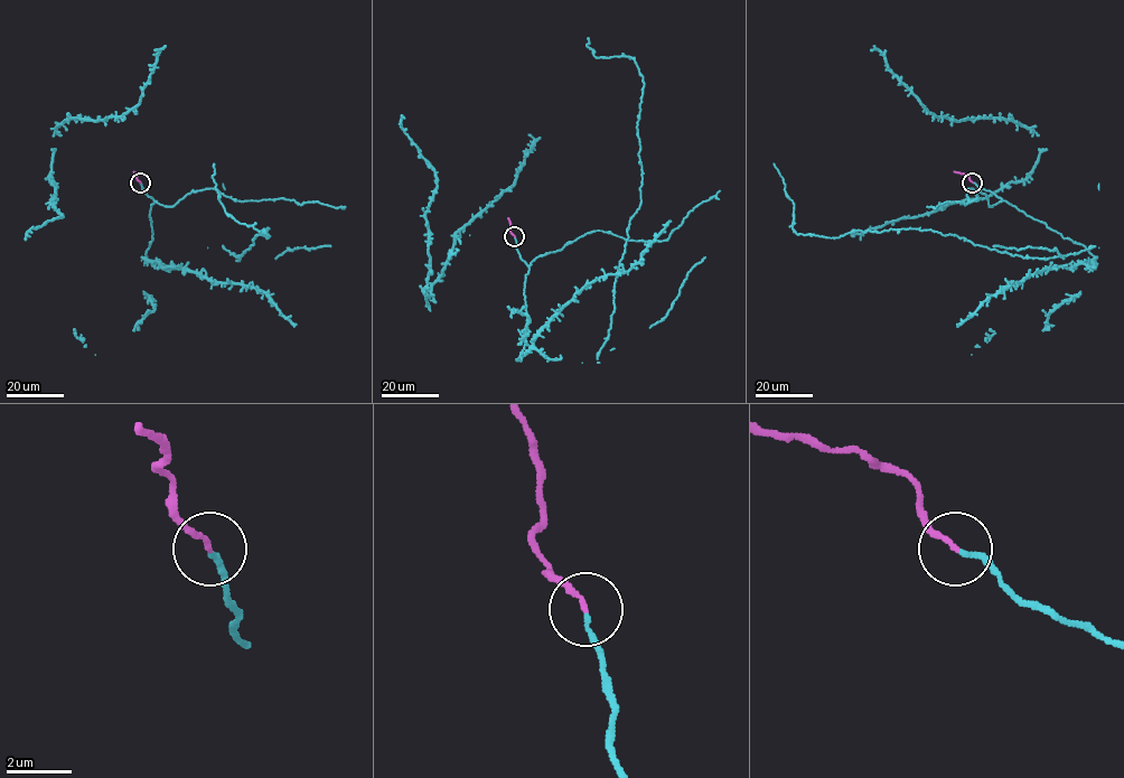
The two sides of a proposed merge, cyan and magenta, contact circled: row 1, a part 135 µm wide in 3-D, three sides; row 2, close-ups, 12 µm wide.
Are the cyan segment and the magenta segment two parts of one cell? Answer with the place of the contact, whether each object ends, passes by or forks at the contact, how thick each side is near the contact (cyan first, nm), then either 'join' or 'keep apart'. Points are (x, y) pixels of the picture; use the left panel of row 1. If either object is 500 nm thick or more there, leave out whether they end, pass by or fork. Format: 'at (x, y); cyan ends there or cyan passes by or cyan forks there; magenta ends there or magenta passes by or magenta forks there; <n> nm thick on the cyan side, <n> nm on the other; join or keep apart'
at (140, 183); cyan ends there; magenta ends there; 150 nm thick on the cyan side, 160 nm on the other; join

